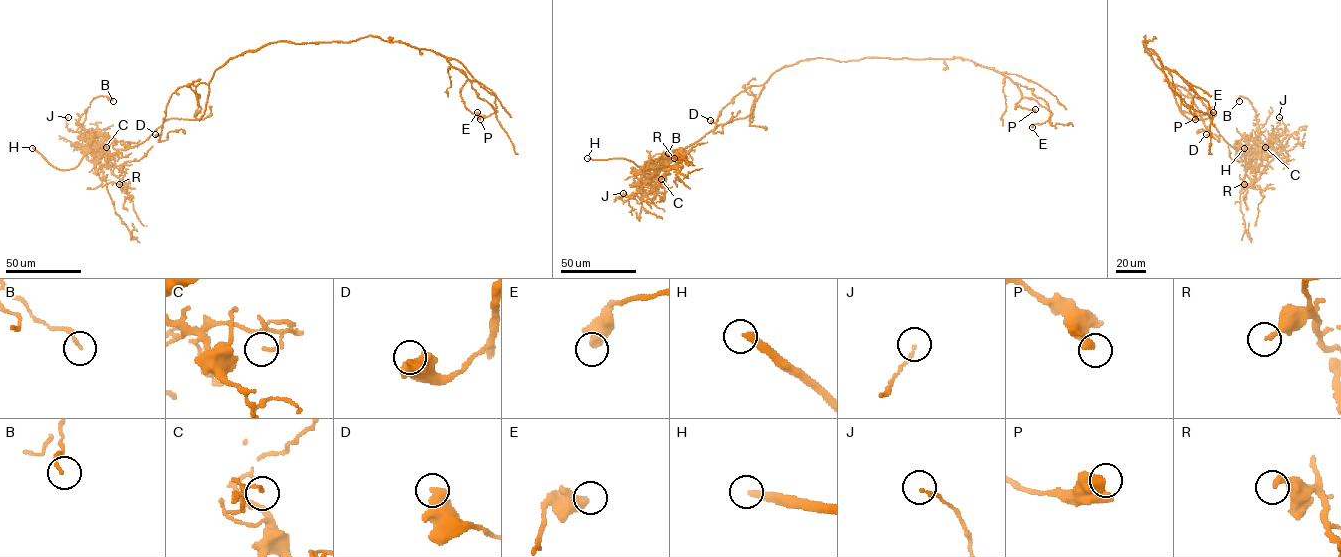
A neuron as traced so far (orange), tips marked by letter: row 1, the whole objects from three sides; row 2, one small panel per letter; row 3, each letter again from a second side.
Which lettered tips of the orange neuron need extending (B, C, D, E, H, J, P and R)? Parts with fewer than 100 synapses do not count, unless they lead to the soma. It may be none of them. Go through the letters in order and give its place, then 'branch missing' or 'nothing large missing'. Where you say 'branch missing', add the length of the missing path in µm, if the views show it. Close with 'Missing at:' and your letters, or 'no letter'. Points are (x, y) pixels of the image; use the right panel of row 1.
B: (1239, 101) | nothing large missing
C: (1265, 147) | nothing large missing
D: (1206, 134) | nothing large missing
E: (1213, 112) | nothing large missing
H: (1244, 148) | branch missing | 20 µm
J: (1279, 117) | nothing large missing
P: (1195, 119) | nothing large missing
R: (1244, 184) | nothing large missing
Missing at: H

